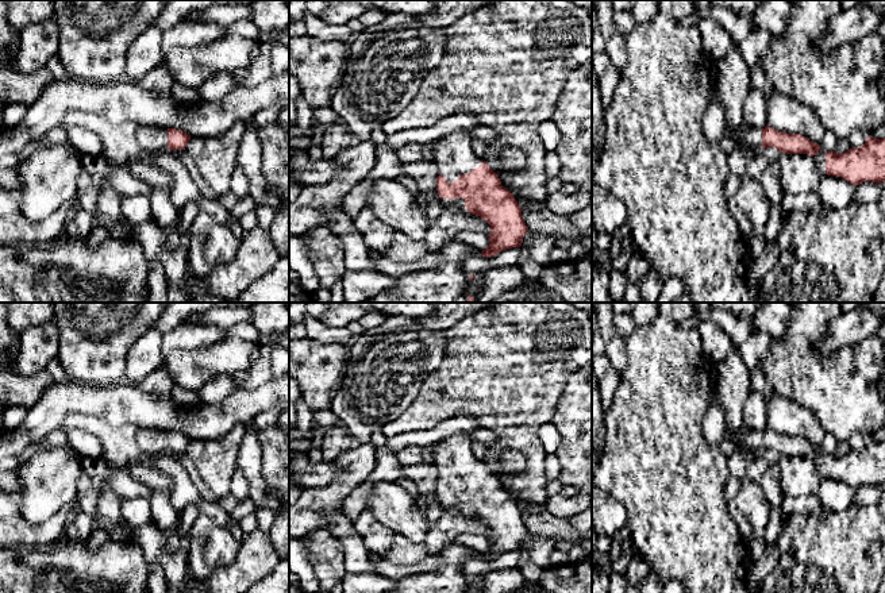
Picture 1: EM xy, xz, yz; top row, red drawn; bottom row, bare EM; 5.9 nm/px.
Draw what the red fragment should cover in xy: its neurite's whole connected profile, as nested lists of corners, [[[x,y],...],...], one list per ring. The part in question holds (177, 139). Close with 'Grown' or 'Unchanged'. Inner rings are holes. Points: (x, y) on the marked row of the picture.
[[[141,126],[136,130],[136,140],[142,150],[155,153],[161,150],[184,150],[191,135],[176,128],[153,128]]]. Grown

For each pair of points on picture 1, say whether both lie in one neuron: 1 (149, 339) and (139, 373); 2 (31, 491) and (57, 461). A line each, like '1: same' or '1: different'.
1: same
2: same

